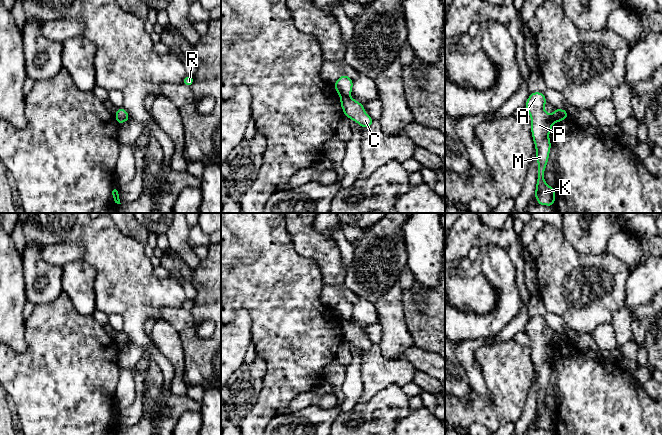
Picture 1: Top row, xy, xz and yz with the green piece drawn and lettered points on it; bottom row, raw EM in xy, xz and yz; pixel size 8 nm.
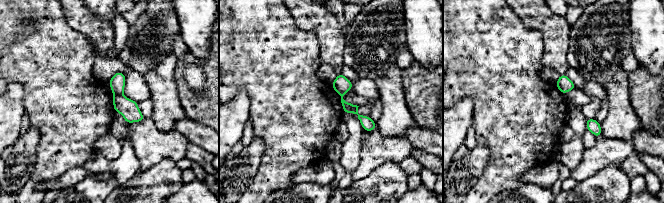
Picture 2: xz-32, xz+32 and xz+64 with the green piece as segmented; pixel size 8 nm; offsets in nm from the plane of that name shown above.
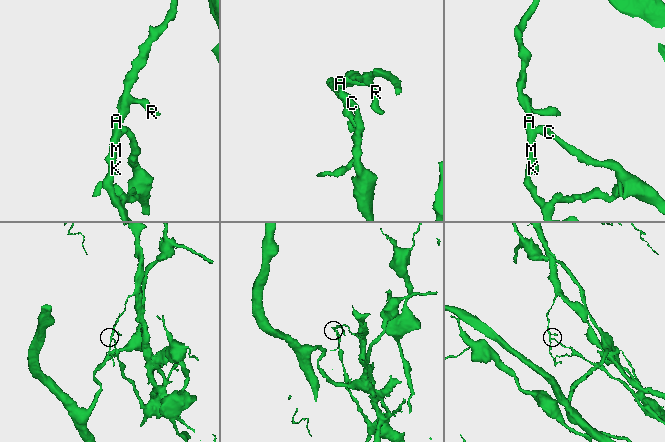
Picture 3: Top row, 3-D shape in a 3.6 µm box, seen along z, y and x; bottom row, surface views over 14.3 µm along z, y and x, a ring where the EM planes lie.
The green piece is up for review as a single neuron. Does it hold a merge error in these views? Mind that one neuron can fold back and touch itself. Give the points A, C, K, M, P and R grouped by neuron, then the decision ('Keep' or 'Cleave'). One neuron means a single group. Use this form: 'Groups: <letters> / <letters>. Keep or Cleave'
Groups: A K M P R / C. Cleave

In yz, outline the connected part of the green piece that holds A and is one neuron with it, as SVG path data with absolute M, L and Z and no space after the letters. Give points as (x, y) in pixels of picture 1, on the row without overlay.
M536 315L529 319L525 331L531 341L531 357L538 387L538 402L534 421L537 422L537 428L539 429L554 430L555 412L549 410L543 400L551 374L549 357L554 348L552 339L544 333L546 326L547 323L544 318Z

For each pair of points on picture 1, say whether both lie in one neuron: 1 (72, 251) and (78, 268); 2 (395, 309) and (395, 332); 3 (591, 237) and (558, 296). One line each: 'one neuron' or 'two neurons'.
1: two neurons
2: one neuron
3: two neurons

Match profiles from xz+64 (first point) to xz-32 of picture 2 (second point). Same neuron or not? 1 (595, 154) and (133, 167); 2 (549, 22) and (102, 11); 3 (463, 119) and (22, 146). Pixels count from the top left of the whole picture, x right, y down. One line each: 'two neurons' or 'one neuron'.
1: two neurons
2: two neurons
3: two neurons

